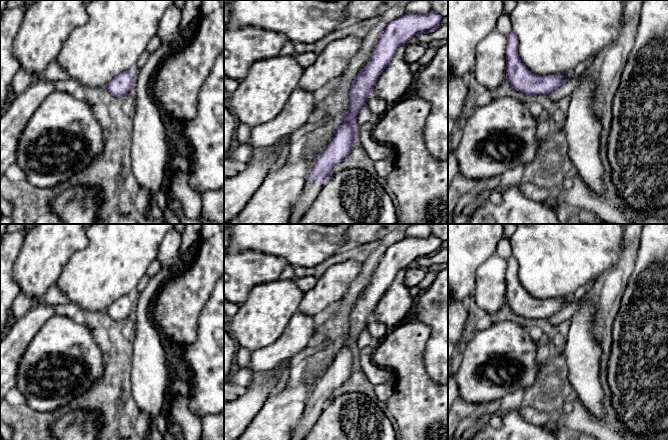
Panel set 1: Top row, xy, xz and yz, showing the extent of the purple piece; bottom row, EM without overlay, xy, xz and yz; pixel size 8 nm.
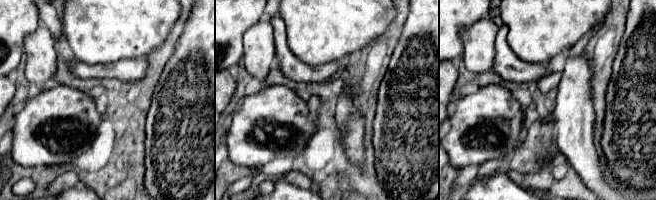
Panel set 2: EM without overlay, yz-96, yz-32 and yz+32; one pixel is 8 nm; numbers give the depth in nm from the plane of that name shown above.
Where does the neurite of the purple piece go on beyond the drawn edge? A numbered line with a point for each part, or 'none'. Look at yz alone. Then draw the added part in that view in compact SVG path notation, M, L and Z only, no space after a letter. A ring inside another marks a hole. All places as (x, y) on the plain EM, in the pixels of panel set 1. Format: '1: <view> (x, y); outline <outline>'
none

